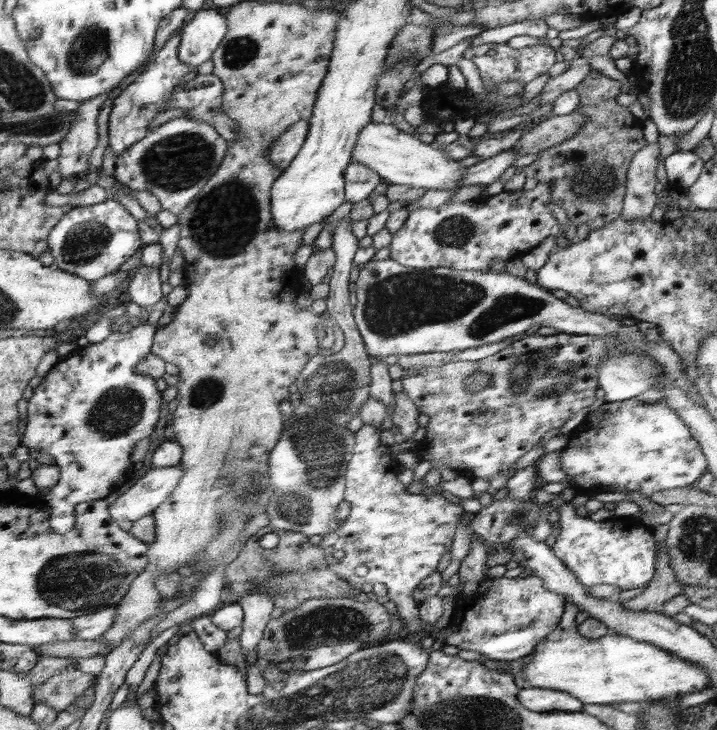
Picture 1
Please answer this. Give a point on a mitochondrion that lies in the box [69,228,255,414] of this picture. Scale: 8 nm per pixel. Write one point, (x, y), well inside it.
(207, 391)

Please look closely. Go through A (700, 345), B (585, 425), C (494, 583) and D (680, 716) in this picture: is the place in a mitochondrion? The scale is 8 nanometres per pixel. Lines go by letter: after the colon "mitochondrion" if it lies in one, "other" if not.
A: other
B: other
C: other
D: other

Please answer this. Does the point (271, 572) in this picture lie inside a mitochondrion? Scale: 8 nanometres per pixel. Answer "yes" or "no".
yes

